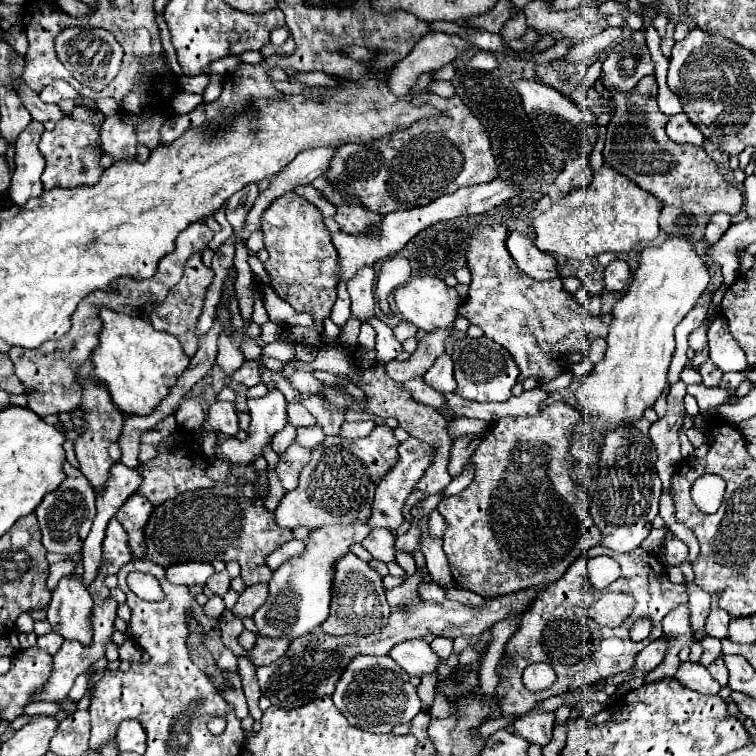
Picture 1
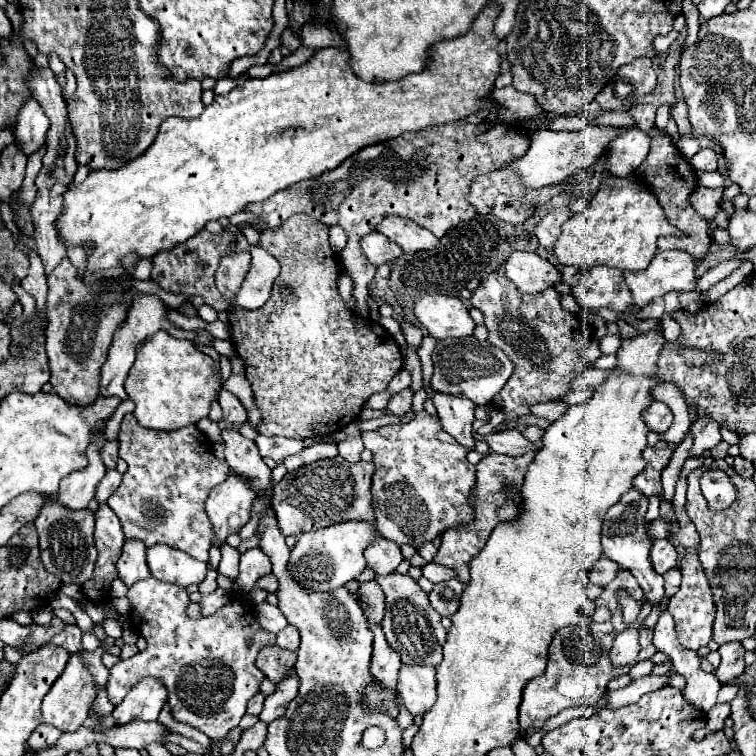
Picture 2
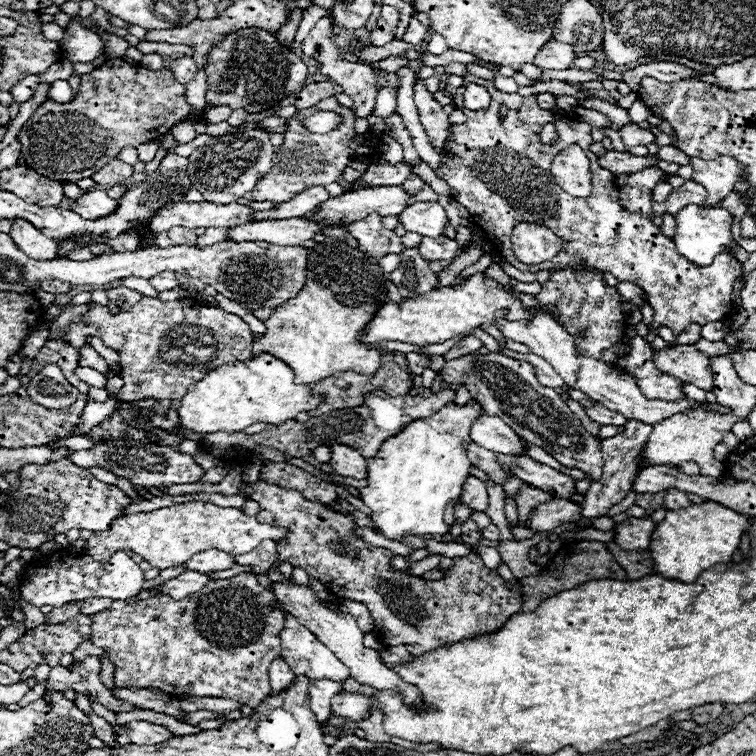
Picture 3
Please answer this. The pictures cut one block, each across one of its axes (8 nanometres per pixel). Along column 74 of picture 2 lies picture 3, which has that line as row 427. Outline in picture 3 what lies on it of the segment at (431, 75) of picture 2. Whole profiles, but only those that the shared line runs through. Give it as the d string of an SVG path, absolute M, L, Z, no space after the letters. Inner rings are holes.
M262 352L260 356L248 360L248 362L228 362L212 372L208 372L200 382L192 384L188 388L188 392L184 394L184 398L180 400L180 408L178 408L178 416L180 416L180 424L186 430L192 430L196 434L214 434L214 432L240 432L250 424L256 422L264 422L264 424L284 424L286 420L294 420L298 412L310 412L314 410L322 398L314 396L310 392L310 386L304 384L294 384L294 374L290 370L290 366L282 360L278 360L272 354Z

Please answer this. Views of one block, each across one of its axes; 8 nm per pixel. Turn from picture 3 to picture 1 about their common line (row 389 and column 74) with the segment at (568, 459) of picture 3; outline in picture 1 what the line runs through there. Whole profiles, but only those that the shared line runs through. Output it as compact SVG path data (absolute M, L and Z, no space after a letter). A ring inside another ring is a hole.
M64 462L64 474L68 476L56 492L50 492L42 504L36 508L38 524L42 530L42 544L48 552L58 552L58 554L76 554L80 550L82 540L86 540L92 520L96 516L96 502L94 502L94 490L90 488L90 482L86 476L74 468L70 462Z

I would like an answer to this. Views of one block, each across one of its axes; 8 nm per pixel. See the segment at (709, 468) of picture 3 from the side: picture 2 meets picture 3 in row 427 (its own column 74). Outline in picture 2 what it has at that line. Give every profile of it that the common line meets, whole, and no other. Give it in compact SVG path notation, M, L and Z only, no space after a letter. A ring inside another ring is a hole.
M72 654L66 664L66 670L60 674L60 678L54 682L54 686L42 700L42 724L52 724L62 732L76 732L82 726L82 722L88 718L90 706L96 698L94 694L96 690L92 676L86 672L84 664L80 662L80 656Z

